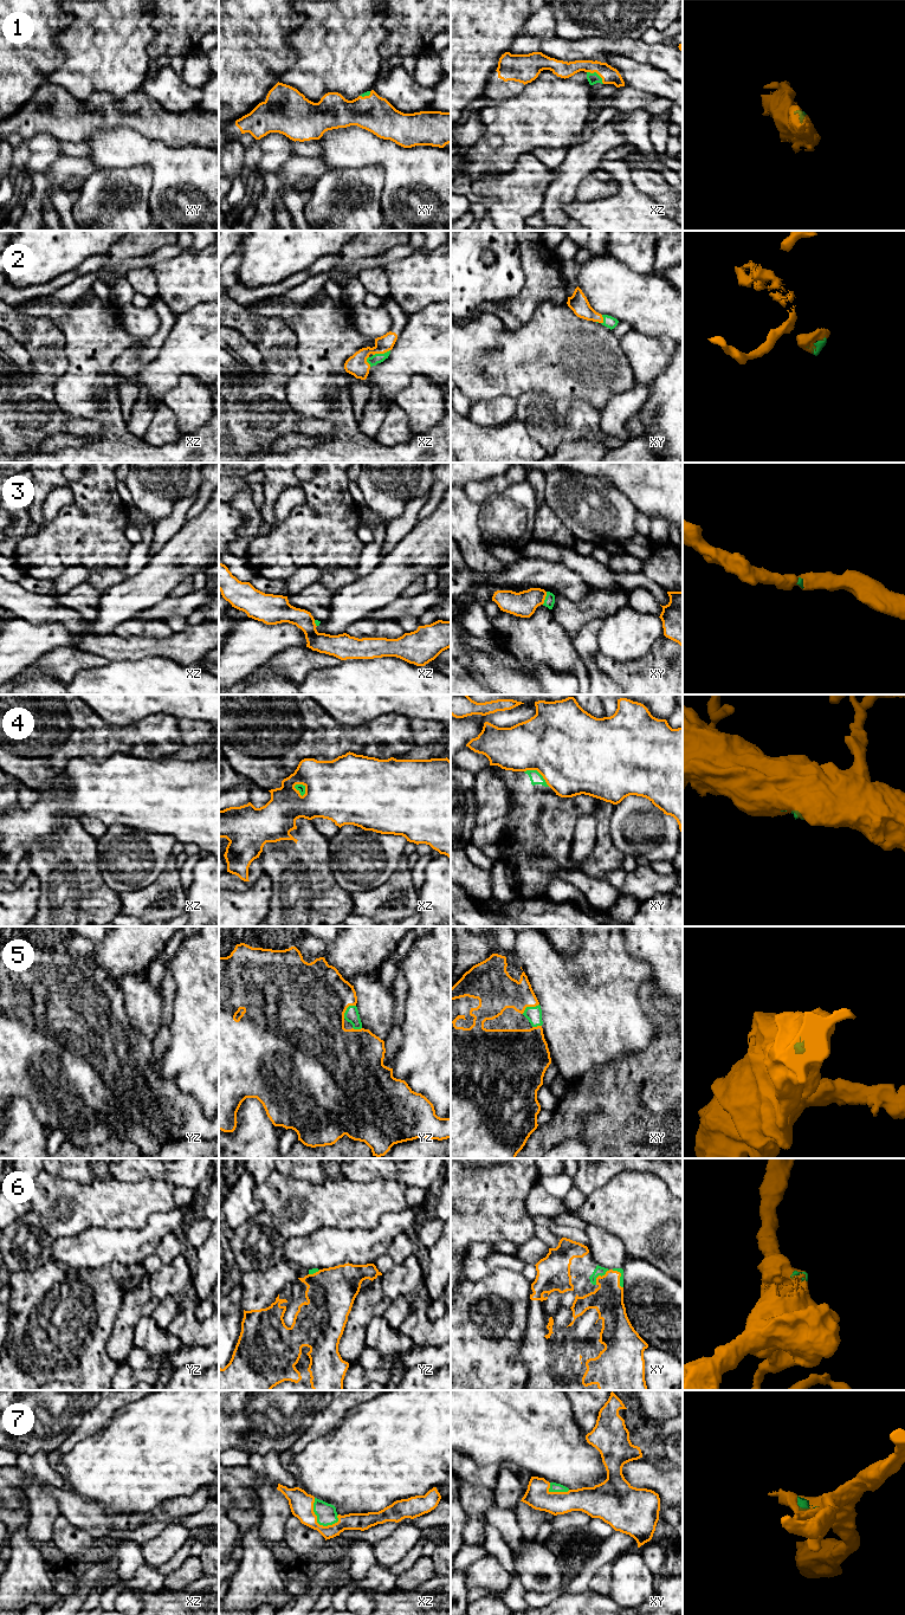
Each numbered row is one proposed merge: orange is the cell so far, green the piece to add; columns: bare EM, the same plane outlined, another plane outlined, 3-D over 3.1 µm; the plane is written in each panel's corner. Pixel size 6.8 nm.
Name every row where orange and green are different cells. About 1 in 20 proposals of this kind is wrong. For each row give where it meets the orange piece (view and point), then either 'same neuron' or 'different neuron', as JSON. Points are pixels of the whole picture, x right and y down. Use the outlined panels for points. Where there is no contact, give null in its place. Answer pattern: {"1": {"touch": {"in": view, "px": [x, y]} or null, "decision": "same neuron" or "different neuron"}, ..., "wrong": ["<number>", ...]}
{"1": {"touch": {"in": "xz", "px": [596, 72]}, "decision": "same neuron"}, "2": {"touch": {"in": "xz", "px": [381, 353]}, "decision": "same neuron"}, "3": {"touch": {"in": "xy", "px": [544, 598]}, "decision": "same neuron"}, "4": {"touch": {"in": "xy", "px": [538, 772]}, "decision": "different neuron"}, "5": {"touch": {"in": "yz", "px": [346, 1009]}, "decision": "same neuron"}, "6": {"touch": {"in": "xy", "px": [600, 1276]}, "decision": "same neuron"}, "7": {"touch": {"in": "xz", "px": [316, 1520]}, "decision": "same neuron"}, "wrong": ["4"]}

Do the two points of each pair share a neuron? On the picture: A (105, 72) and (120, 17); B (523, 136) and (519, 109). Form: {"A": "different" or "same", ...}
{"A": "same", "B": "same"}

